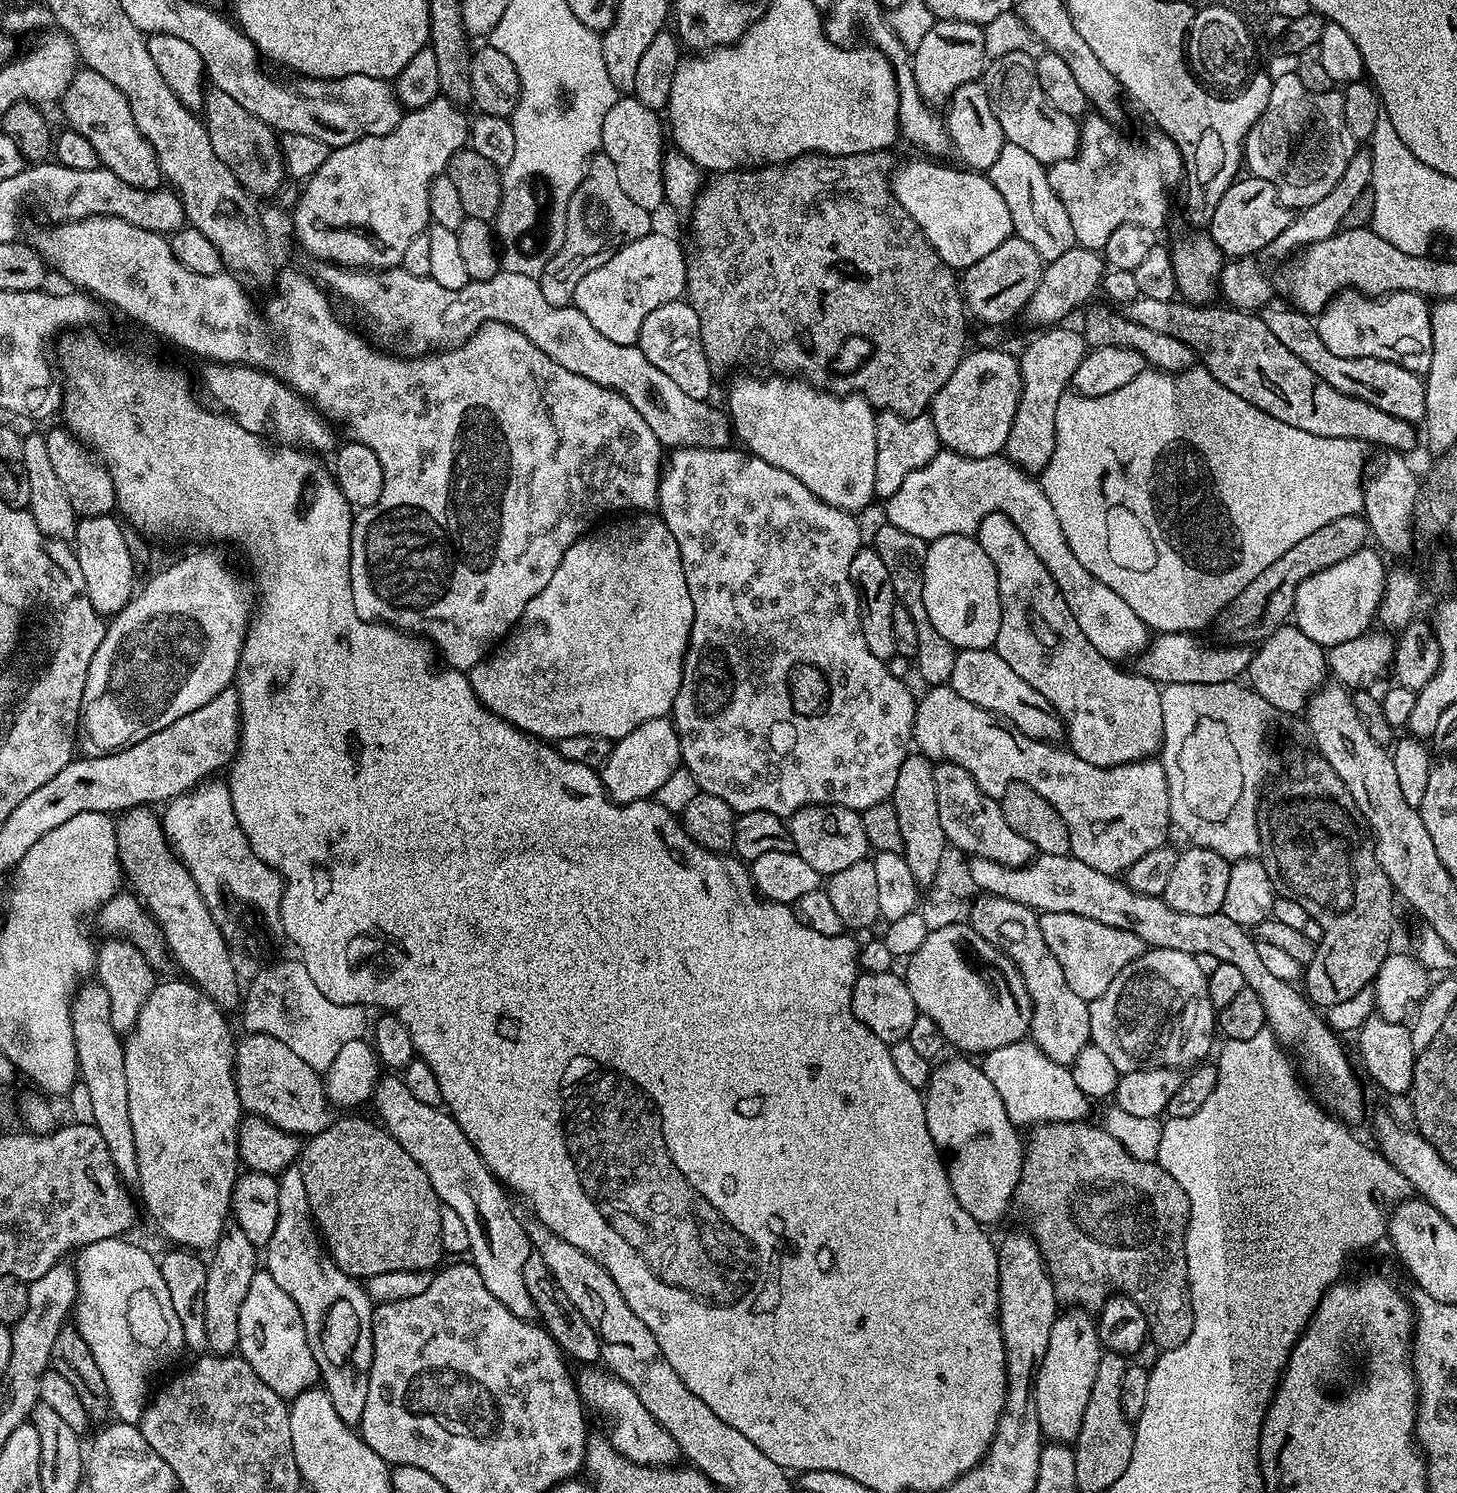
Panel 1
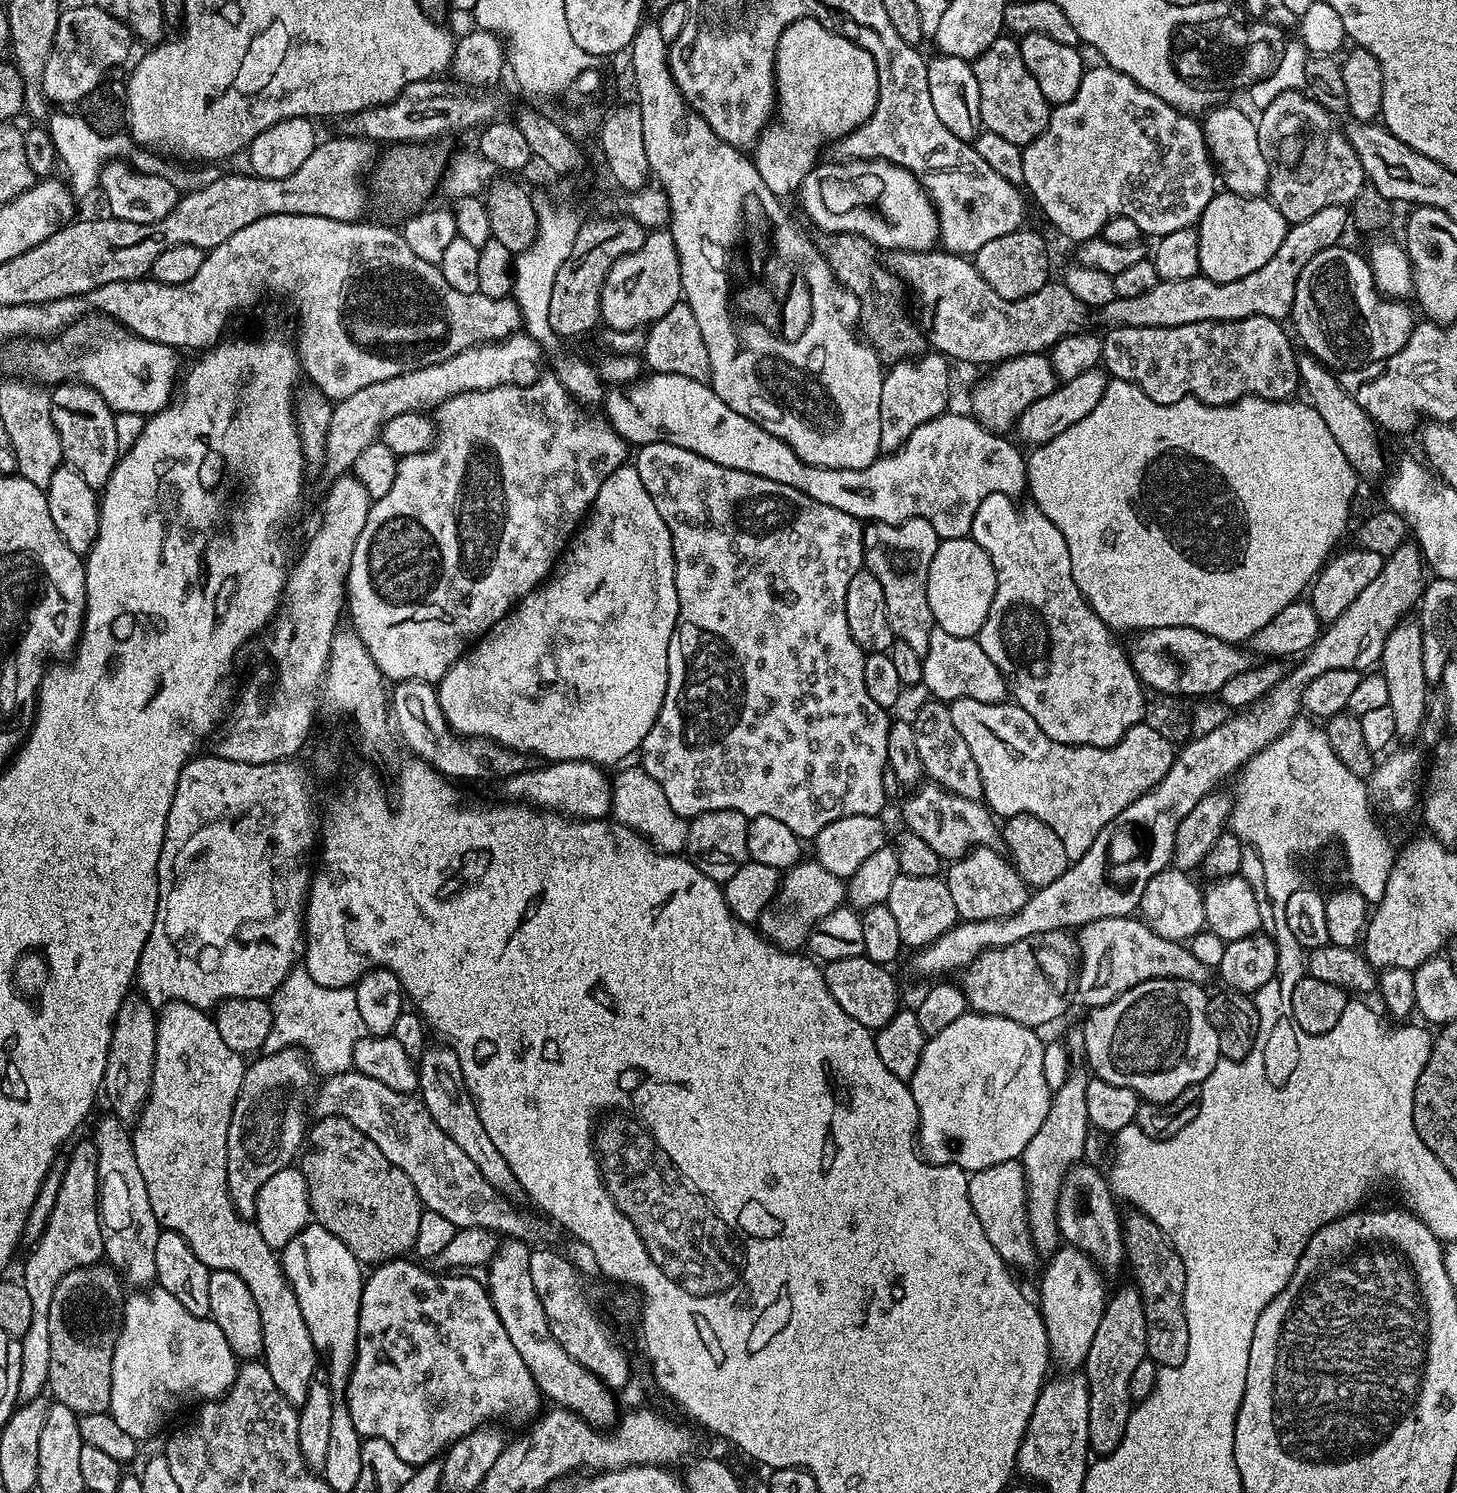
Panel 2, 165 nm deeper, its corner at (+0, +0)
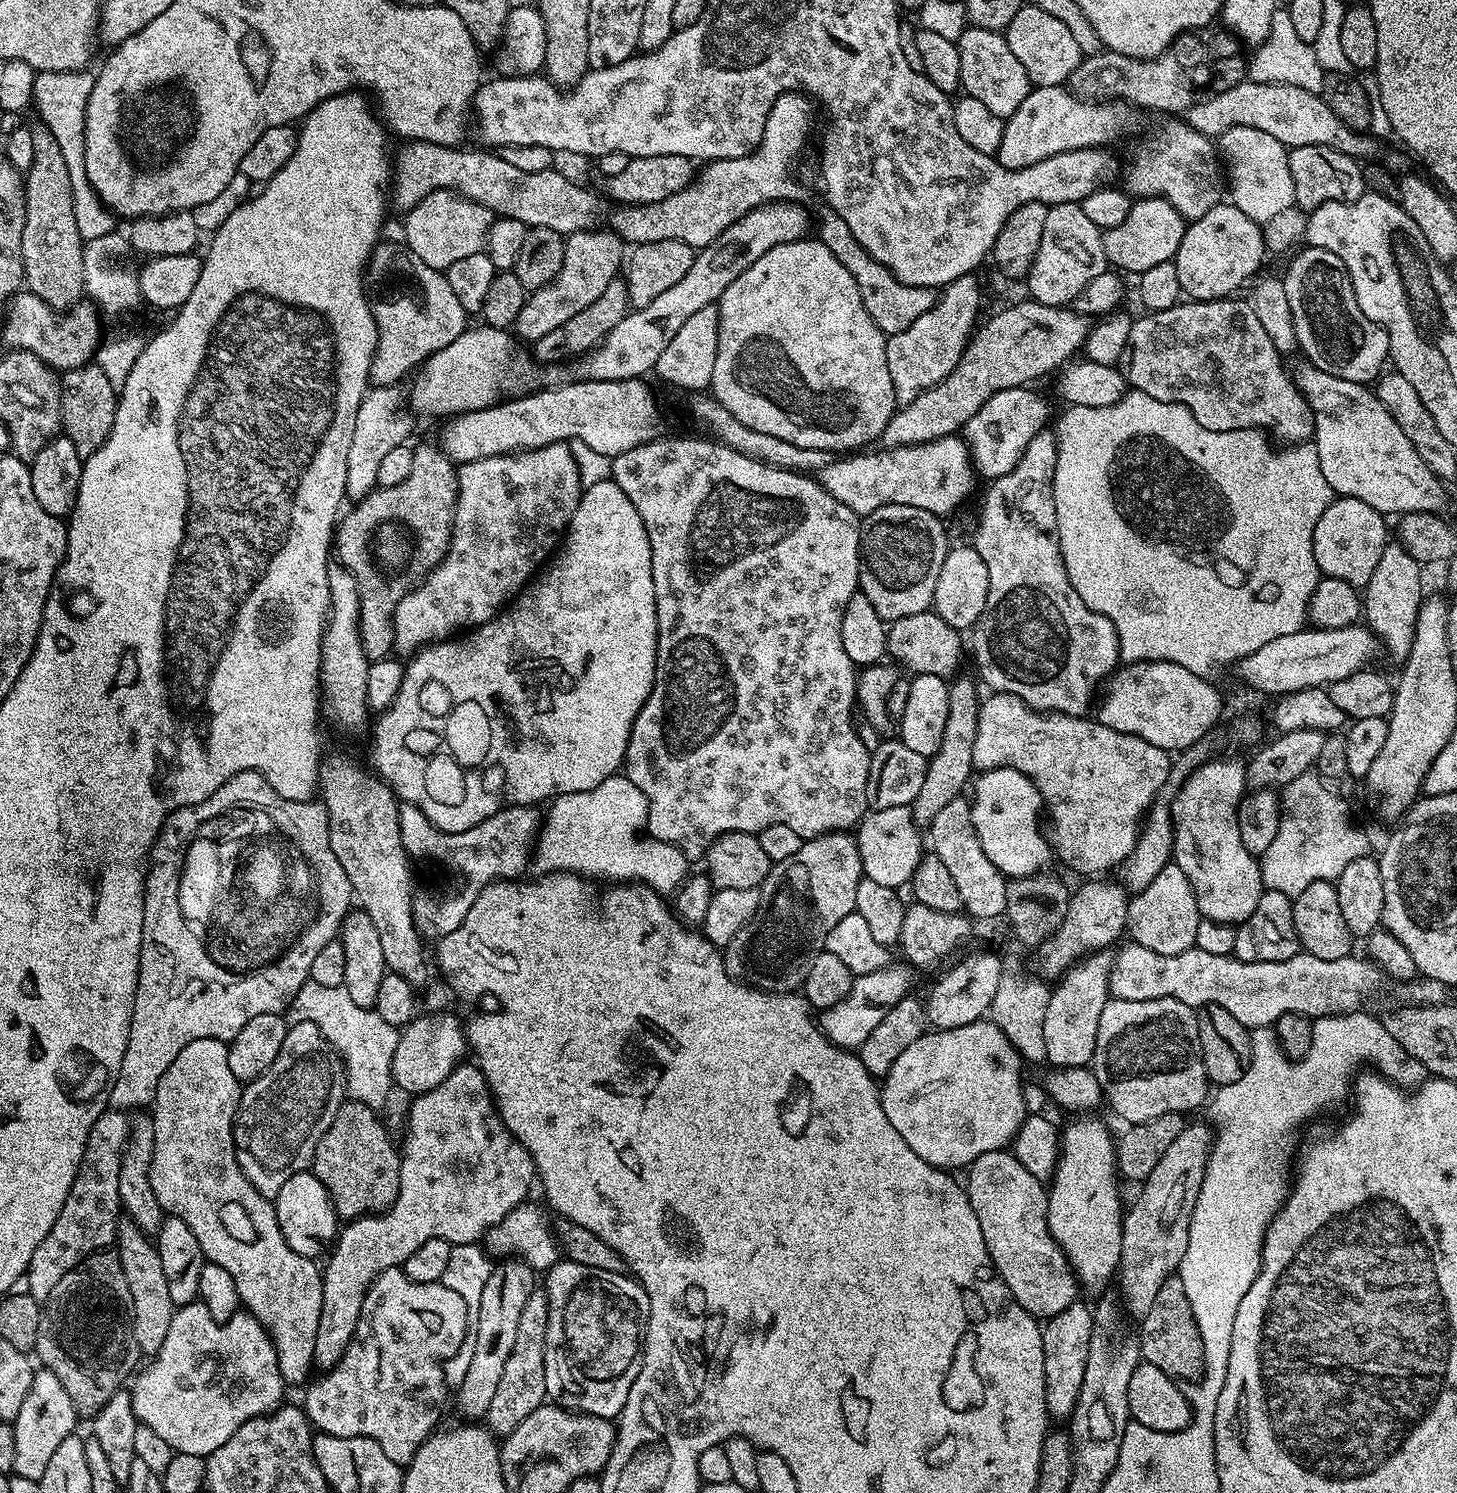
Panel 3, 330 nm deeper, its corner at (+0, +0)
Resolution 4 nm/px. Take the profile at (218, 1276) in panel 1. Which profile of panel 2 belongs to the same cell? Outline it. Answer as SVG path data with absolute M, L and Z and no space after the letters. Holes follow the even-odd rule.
M283 1048L277 1052L269 1052L261 1055L259 1058L247 1065L244 1069L244 1077L242 1078L242 1090L238 1090L238 1098L234 1102L234 1114L230 1118L230 1130L226 1138L226 1182L230 1190L230 1202L234 1206L234 1210L238 1210L238 1214L244 1220L255 1221L256 1203L258 1202L258 1190L262 1190L262 1186L266 1186L266 1182L273 1176L278 1174L278 1170L289 1167L301 1155L302 1149L306 1144L306 1133L310 1127L310 1101L314 1095L314 1080L312 1084L312 1076L314 1077L314 1068L303 1051L298 1048Z

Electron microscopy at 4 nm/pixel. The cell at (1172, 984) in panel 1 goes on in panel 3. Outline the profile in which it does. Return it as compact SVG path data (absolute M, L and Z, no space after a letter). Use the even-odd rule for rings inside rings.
M1109 998L1106 1002L1106 1010L1102 1010L1102 1019L1098 1022L1098 1038L1094 1046L1094 1054L1092 1055L1090 1067L1102 1086L1106 1104L1109 1104L1124 1119L1123 1123L1125 1125L1150 1122L1150 1118L1158 1118L1161 1114L1170 1114L1171 1112L1188 1114L1191 1108L1198 1107L1200 1103L1201 1107L1209 1099L1210 1081L1202 1062L1202 1050L1200 1049L1200 1039L1198 1038L1198 1018L1196 1014L1197 1009L1186 1006L1186 1002L1178 1002L1174 998L1150 998L1146 1002L1130 1002L1129 1000Z

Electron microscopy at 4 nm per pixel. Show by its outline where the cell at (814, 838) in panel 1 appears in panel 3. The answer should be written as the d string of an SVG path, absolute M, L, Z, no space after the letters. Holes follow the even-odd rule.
M890 806L881 812L872 810L855 829L856 845L865 877L882 886L903 889L918 870L920 859L926 855L926 844L920 841L922 828L916 824L909 806Z

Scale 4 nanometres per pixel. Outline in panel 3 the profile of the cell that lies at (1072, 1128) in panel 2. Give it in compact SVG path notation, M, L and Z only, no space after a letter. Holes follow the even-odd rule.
M1111 951L1089 952L1076 961L1051 989L1043 1037L1046 1044L1046 1061L1053 1069L1083 1068L1091 1065L1094 1046L1098 1038L1098 1022L1110 998L1108 983L1114 956Z

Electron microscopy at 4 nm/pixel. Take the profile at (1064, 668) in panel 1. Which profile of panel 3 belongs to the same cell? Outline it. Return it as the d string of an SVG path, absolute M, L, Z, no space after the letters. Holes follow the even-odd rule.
M1045 430L1039 432L1026 446L1018 466L1010 470L1010 474L1002 474L997 480L987 485L988 493L984 496L984 505L980 508L980 521L976 524L976 540L974 546L978 554L982 554L982 562L986 562L986 570L990 570L990 590L986 594L986 610L982 610L980 621L976 623L971 633L970 652L976 655L976 668L980 676L989 684L992 692L1005 692L1011 696L1017 696L1023 704L1036 709L1037 712L1059 712L1062 716L1084 716L1087 708L1094 704L1097 695L1096 687L1103 685L1111 677L1121 663L1120 647L1118 646L1118 634L1114 622L1086 606L1082 598L1078 598L1078 590L1070 586L1070 578L1066 574L1064 559L1060 553L1060 539L1058 538L1058 518L1054 510L1054 466L1056 465L1056 434L1055 431Z

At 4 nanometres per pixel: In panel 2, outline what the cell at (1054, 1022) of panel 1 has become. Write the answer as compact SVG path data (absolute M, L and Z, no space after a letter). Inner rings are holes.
M973 848L961 860L953 860L947 865L946 883L950 898L954 898L956 915L961 921L1002 918L1026 906L1030 895L1028 885L1011 863L998 853L996 848Z

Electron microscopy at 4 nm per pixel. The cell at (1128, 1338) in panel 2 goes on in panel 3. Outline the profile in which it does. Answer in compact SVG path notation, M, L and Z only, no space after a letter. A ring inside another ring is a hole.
M1185 1123L1182 1134L1174 1138L1174 1143L1162 1154L1162 1162L1150 1170L1150 1174L1139 1185L1140 1193L1132 1205L1127 1205L1123 1213L1122 1254L1118 1269L1122 1308L1125 1313L1133 1316L1136 1322L1150 1314L1150 1306L1154 1306L1154 1298L1158 1298L1158 1290L1162 1290L1162 1282L1179 1269L1182 1254L1186 1254L1186 1242L1190 1242L1190 1218L1194 1214L1194 1202L1198 1202L1198 1190L1202 1190L1202 1178L1206 1176L1206 1162L1212 1147L1214 1132L1207 1123Z

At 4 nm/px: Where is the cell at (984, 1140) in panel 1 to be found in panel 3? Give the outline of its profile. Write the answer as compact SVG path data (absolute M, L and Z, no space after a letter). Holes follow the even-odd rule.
M1008 1150L982 1154L973 1164L967 1165L967 1172L966 1191L970 1206L974 1206L974 1214L978 1214L978 1226L982 1226L986 1250L1002 1282L1006 1282L1014 1302L1018 1302L1022 1310L1026 1310L1040 1322L1047 1322L1054 1318L1054 1314L1062 1314L1066 1306L1077 1303L1076 1274L1048 1229L1048 1193L1045 1181L1034 1178L1034 1174L1030 1174L1030 1170L1026 1170L1026 1166L1022 1166L1022 1162L1018 1162L1018 1158Z

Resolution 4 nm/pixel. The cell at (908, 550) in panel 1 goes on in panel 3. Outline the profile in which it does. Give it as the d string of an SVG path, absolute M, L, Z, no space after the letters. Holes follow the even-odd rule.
M887 504L863 517L860 525L860 586L859 591L870 598L874 610L885 622L898 618L910 618L910 614L922 614L932 608L934 586L938 586L938 570L950 547L945 521L930 514L930 510L918 510L918 506Z

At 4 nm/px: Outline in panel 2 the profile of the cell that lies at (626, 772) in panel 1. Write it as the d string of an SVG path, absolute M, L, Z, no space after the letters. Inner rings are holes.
M557 760L543 765L545 768L529 767L527 772L519 772L503 781L505 797L519 798L541 810L551 810L581 820L598 820L609 815L612 806L612 780L599 764L585 760Z

